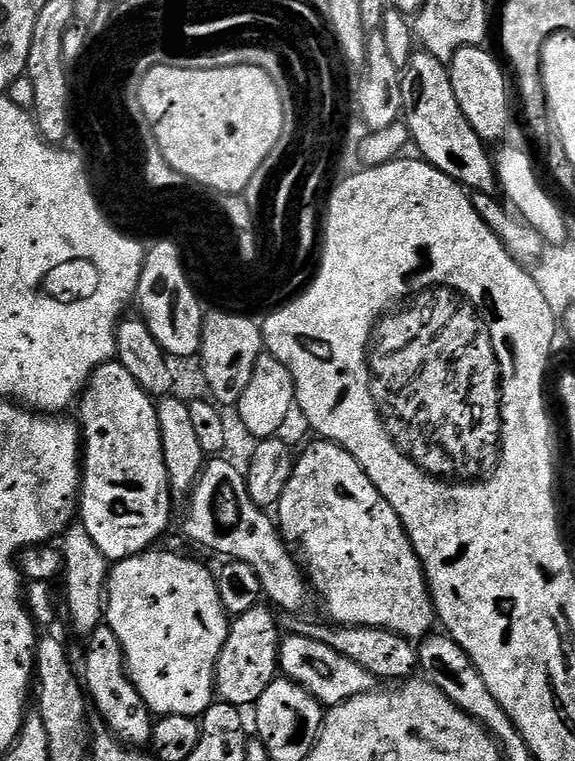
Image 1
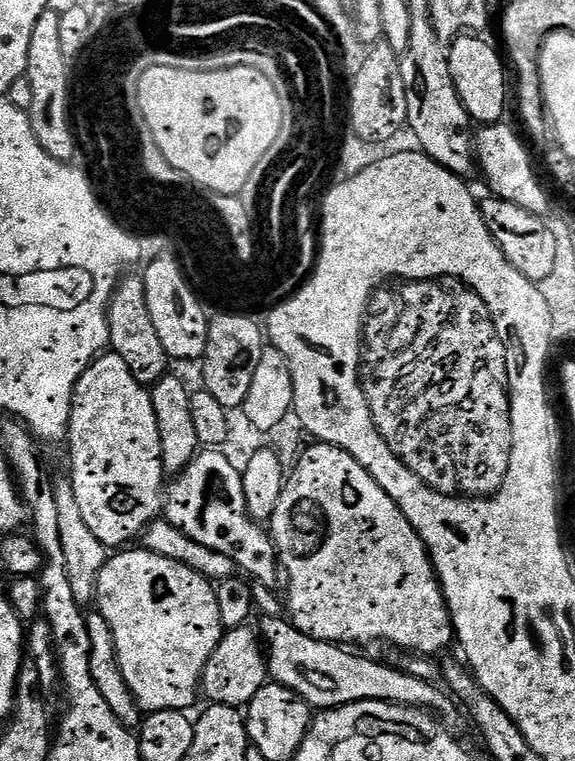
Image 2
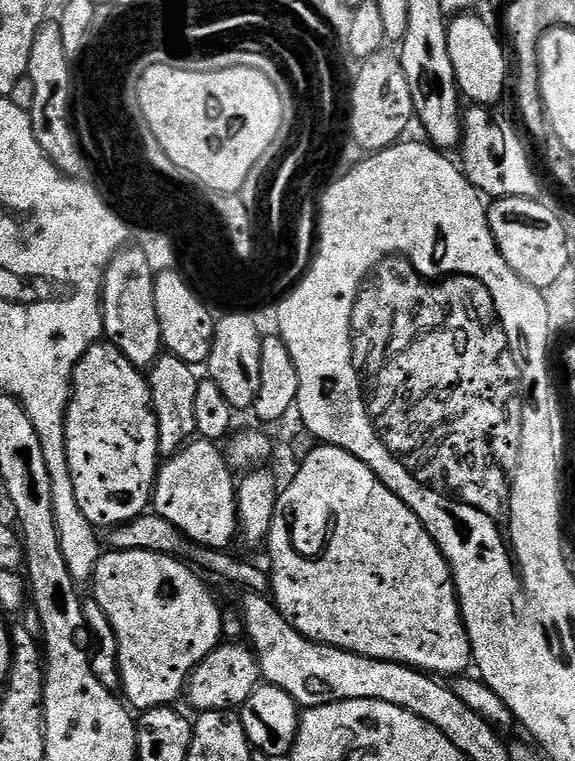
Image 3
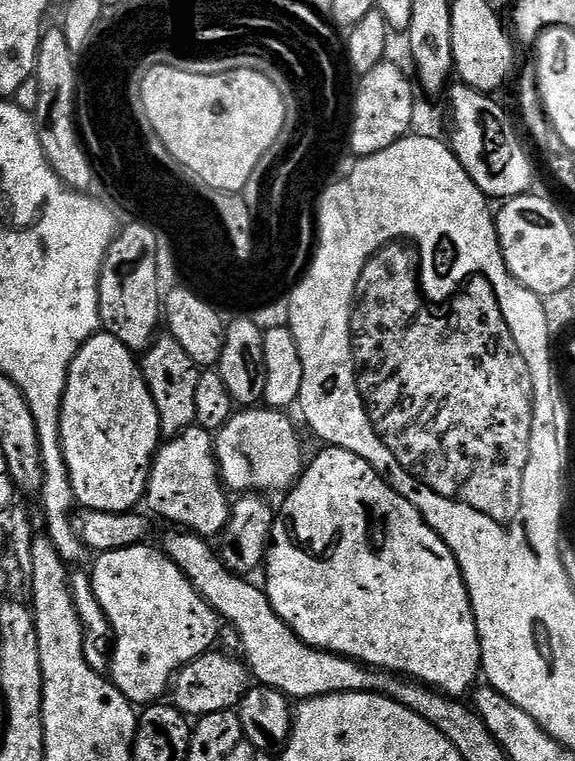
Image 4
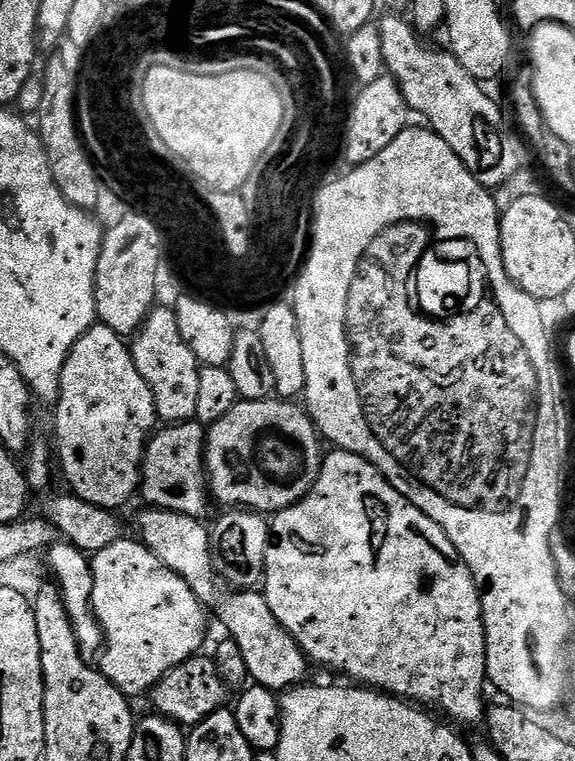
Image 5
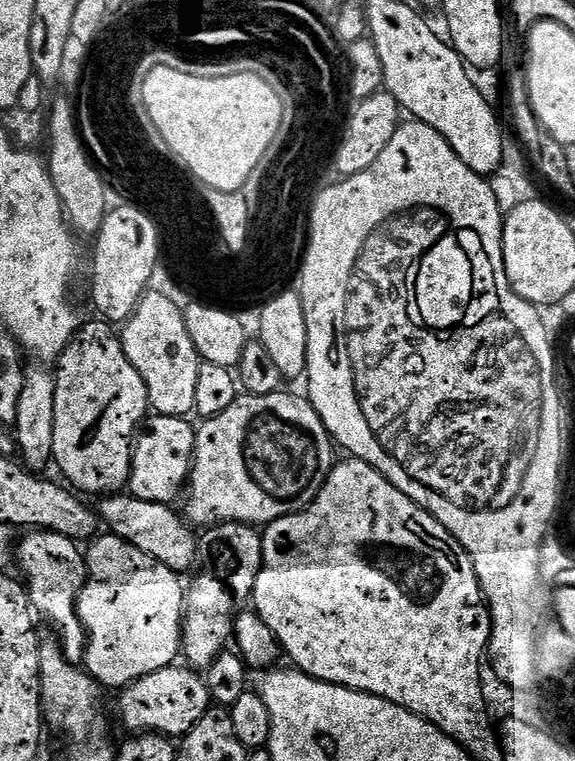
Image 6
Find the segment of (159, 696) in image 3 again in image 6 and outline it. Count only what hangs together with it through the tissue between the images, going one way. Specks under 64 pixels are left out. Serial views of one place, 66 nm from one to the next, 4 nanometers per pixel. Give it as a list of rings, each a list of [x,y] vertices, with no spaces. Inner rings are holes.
[[[111,534],[97,535],[87,545],[86,559],[88,580],[80,591],[78,614],[88,633],[88,649],[83,662],[88,675],[105,689],[123,690],[138,678],[177,663],[182,652],[186,607],[186,588],[180,585],[178,573],[150,558],[150,554],[142,554],[138,546],[130,546],[130,542]]]

